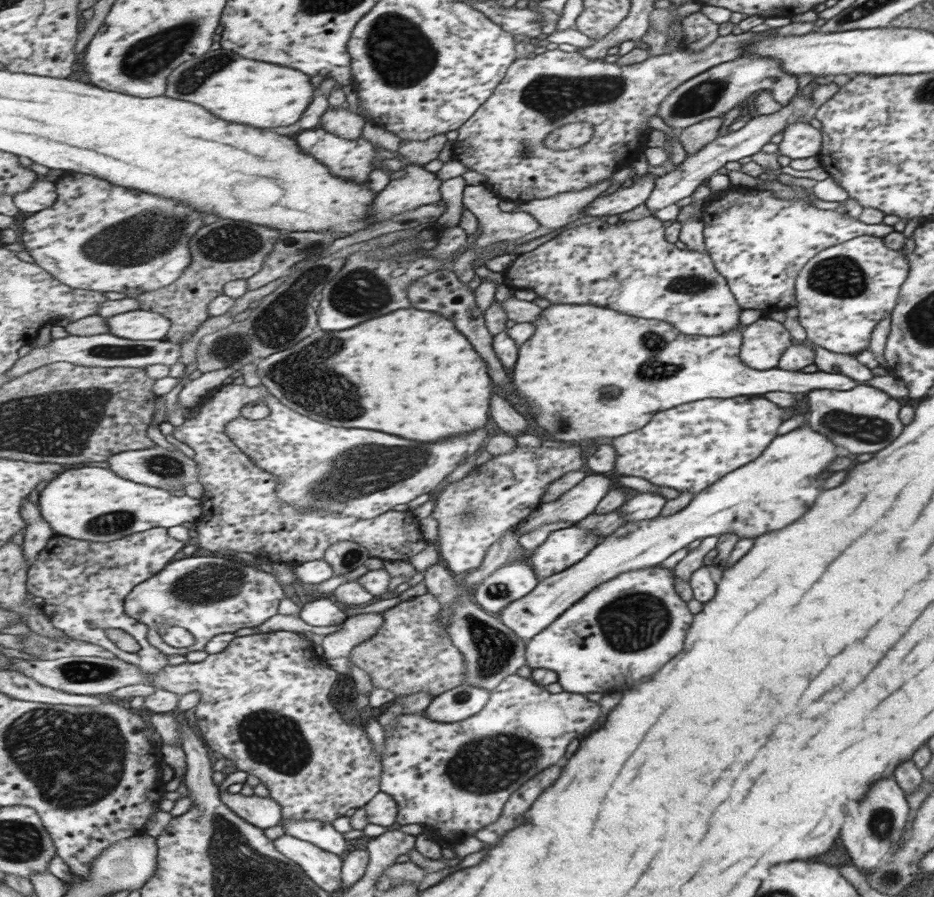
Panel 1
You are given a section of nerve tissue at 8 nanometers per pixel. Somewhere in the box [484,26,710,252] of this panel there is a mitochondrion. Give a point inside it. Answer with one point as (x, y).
(555, 96)

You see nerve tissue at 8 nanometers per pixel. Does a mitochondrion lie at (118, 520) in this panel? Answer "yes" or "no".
yes

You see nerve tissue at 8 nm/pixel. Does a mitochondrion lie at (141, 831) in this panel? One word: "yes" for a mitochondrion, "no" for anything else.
no

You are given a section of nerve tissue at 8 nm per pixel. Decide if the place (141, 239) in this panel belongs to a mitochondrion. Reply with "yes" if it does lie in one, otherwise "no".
yes

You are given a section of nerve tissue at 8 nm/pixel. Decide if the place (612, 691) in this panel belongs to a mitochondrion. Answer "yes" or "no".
no

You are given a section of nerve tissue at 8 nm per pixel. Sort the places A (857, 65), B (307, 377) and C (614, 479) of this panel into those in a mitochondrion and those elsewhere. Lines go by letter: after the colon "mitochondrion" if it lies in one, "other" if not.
A: other
B: mitochondrion
C: other

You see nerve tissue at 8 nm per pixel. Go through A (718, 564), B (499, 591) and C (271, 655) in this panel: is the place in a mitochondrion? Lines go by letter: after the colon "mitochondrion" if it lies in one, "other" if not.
A: other
B: mitochondrion
C: other

